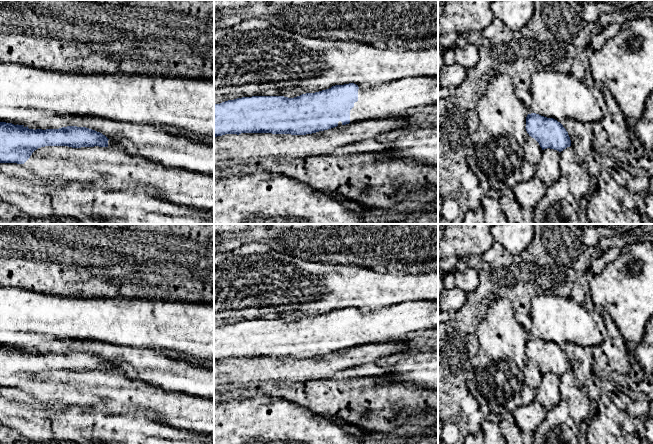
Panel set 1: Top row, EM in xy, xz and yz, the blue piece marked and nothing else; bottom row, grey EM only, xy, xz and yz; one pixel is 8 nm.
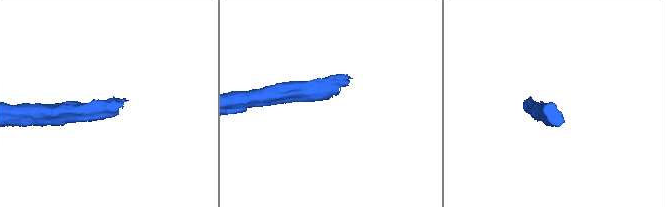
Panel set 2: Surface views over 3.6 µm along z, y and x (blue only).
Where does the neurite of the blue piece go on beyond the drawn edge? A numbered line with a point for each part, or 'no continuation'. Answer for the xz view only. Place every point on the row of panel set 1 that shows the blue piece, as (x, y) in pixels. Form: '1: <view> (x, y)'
1: xz (392, 98)

